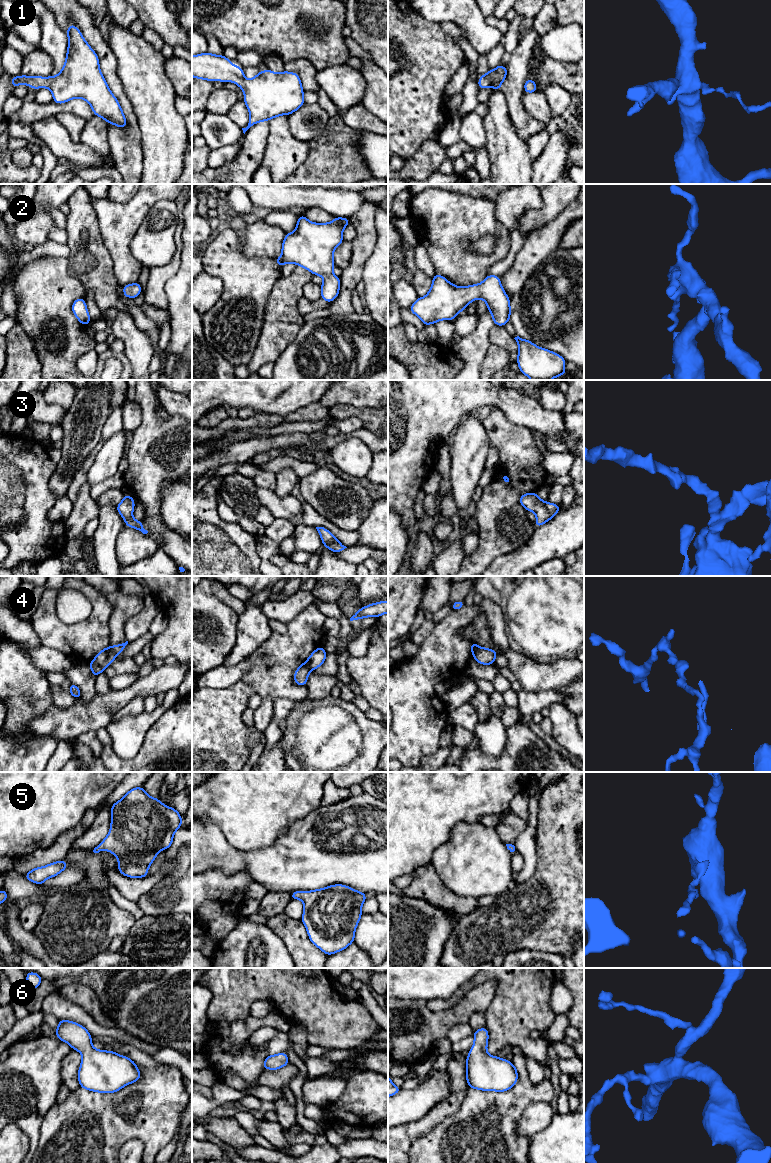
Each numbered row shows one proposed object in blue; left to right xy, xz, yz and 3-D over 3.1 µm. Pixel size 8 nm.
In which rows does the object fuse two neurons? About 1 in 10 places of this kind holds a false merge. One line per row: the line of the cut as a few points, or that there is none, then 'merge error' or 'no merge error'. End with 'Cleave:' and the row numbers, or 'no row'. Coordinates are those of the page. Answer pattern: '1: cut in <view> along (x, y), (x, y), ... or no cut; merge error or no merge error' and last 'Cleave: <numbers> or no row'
1: no cut; no merge error
2: no cut; no merge error
3: no cut; no merge error
4: cut in xy along (109, 646), (116, 655); merge error
5: no cut; no merge error
6: no cut; no merge error
Cleave: 4

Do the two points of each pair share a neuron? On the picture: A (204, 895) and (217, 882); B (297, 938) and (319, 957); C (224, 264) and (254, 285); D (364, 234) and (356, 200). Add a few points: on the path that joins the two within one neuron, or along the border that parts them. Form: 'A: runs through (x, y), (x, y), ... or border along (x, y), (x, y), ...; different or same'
A: runs through (207, 892), (214, 885); same
B: runs through (302, 943), (314, 955); same
C: runs through (231, 266), (247, 281); same
D: border along (369, 201), (348, 217); different

